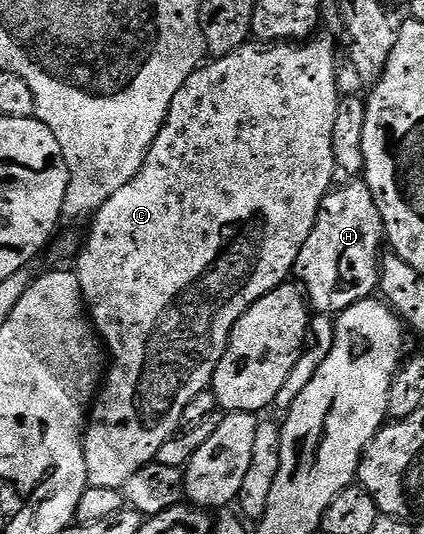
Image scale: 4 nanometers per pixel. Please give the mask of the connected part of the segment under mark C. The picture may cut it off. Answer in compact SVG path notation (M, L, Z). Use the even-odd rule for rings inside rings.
M318 36L316 39L310 39L304 43L246 43L239 46L235 51L231 51L226 57L219 57L202 64L189 76L187 83L183 83L183 87L179 87L179 95L175 95L175 99L171 103L165 125L159 131L155 143L151 143L151 147L145 156L143 167L135 175L135 179L131 179L131 183L127 183L127 187L119 187L119 191L115 191L115 195L111 195L111 199L107 199L107 203L103 203L92 218L92 221L94 220L93 230L90 231L89 238L87 236L84 238L83 248L75 261L75 264L77 264L75 272L81 284L81 294L85 296L87 312L103 342L104 348L107 350L108 356L111 358L111 364L108 366L103 388L98 392L91 406L91 412L87 418L87 428L83 434L89 485L121 489L127 483L127 479L131 479L131 475L135 475L135 471L139 471L144 465L150 465L152 461L157 459L159 447L163 447L163 443L167 443L167 439L178 432L181 416L187 407L187 403L191 403L191 399L195 399L195 395L199 395L199 391L212 386L213 376L219 367L219 359L223 359L223 351L227 347L229 336L235 327L235 323L239 323L242 315L260 297L267 295L278 285L286 284L287 278L292 274L293 264L299 259L299 251L303 251L303 245L307 243L307 235L311 235L311 231L315 227L315 219L318 211L321 210L323 199L335 185L333 179L333 172L335 171L333 132L335 131L335 115L337 114L337 102L339 100L339 92L337 93L337 49L328 41L328 39L330 40L328 36L325 36L326 38L320 37Z

